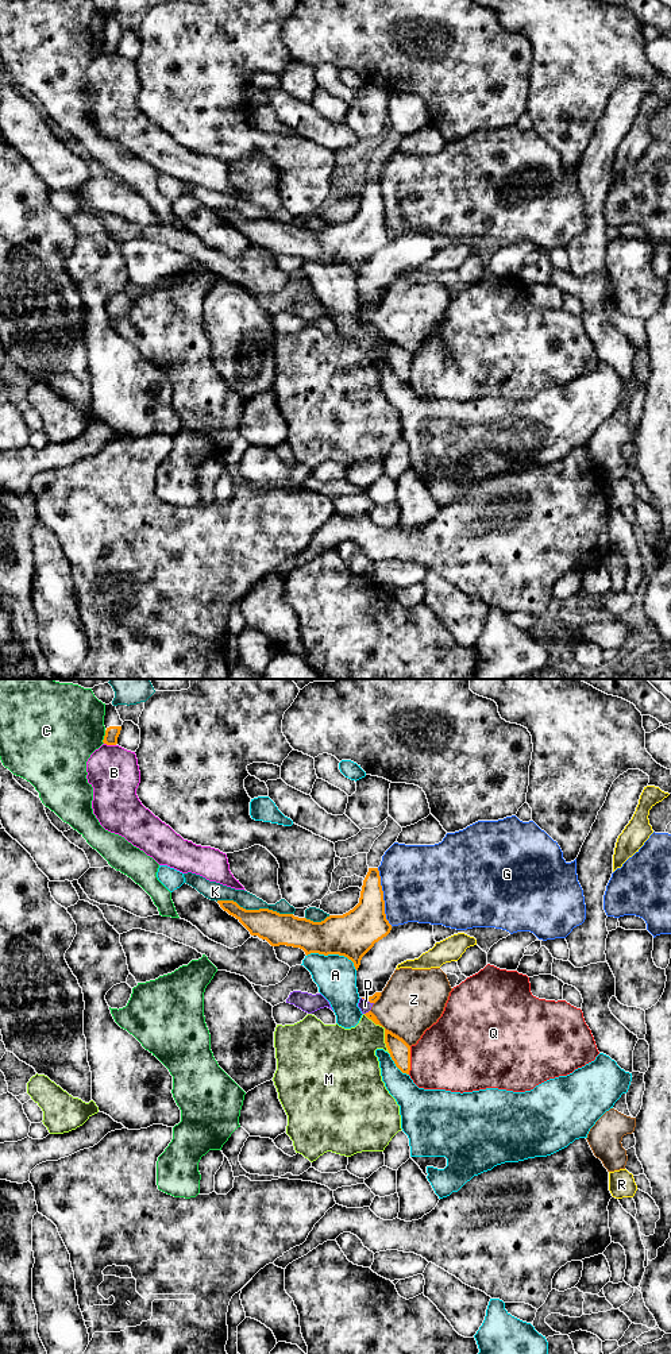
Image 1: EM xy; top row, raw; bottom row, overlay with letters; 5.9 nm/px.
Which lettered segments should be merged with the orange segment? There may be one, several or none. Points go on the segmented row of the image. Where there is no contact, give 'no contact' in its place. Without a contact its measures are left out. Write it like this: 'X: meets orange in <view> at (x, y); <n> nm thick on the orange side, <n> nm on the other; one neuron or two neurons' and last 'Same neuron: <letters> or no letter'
A: meets orange in xy at (334, 953); 280 nm thick on the orange side, 240 nm on the other; two neurons
B: meets orange in xy at (110, 744); 80 nm thick on the orange side, 300 nm on the other; two neurons
C: meets orange in xy at (104, 737); 80 nm thick on the orange side, 460 nm on the other; two neurons
D: meets orange in xy at (367, 1000); 50 nm thick on the orange side, 70 nm on the other; two neurons
G: meets orange in xy at (382, 897); 240 nm thick on the orange side, 460 nm on the other; two neurons
K: meets orange in xy at (254, 910); 190 nm thick on the orange side, 100 nm on the other; two neurons
M: meets orange in xy at (385, 1032); 130 nm thick on the orange side, 300 nm on the other; two neurons
Q: meets orange in xy at (409, 1060); 130 nm thick on the orange side, 400 nm on the other; two neurons
R: meets orange in xy at (367, 998); 50 nm thick on the orange side, 20 nm on the other; one neuron
Z: meets orange in xy at (388, 1030); 130 nm thick on the orange side, 360 nm on the other; two neurons
Same neuron: R

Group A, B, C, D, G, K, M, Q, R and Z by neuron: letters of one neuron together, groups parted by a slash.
A / B / C / D Z / G / K / M / Q / R

